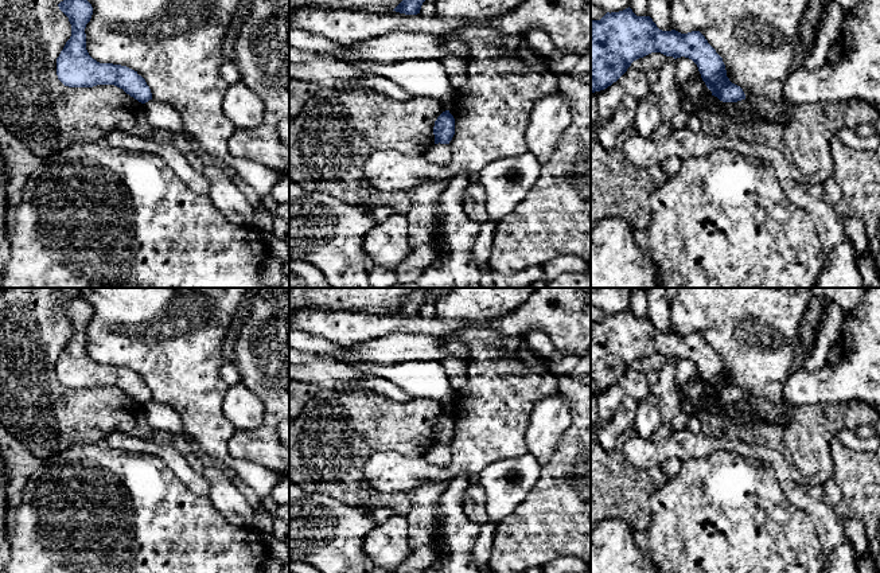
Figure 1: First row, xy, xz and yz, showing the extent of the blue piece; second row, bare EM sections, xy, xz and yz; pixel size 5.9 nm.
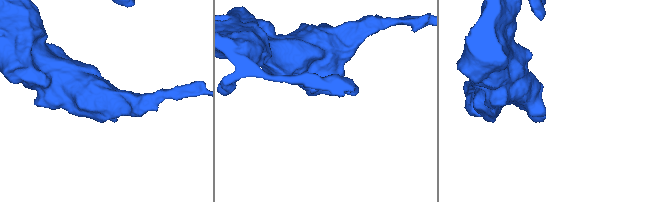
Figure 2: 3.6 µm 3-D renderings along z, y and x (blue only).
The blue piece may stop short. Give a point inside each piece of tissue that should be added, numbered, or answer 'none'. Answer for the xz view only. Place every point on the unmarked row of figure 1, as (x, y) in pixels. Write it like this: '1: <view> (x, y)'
none

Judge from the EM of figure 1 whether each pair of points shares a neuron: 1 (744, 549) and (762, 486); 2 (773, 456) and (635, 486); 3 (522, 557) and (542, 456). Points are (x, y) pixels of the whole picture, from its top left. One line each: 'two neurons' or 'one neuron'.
1: one neuron
2: two neurons
3: two neurons

